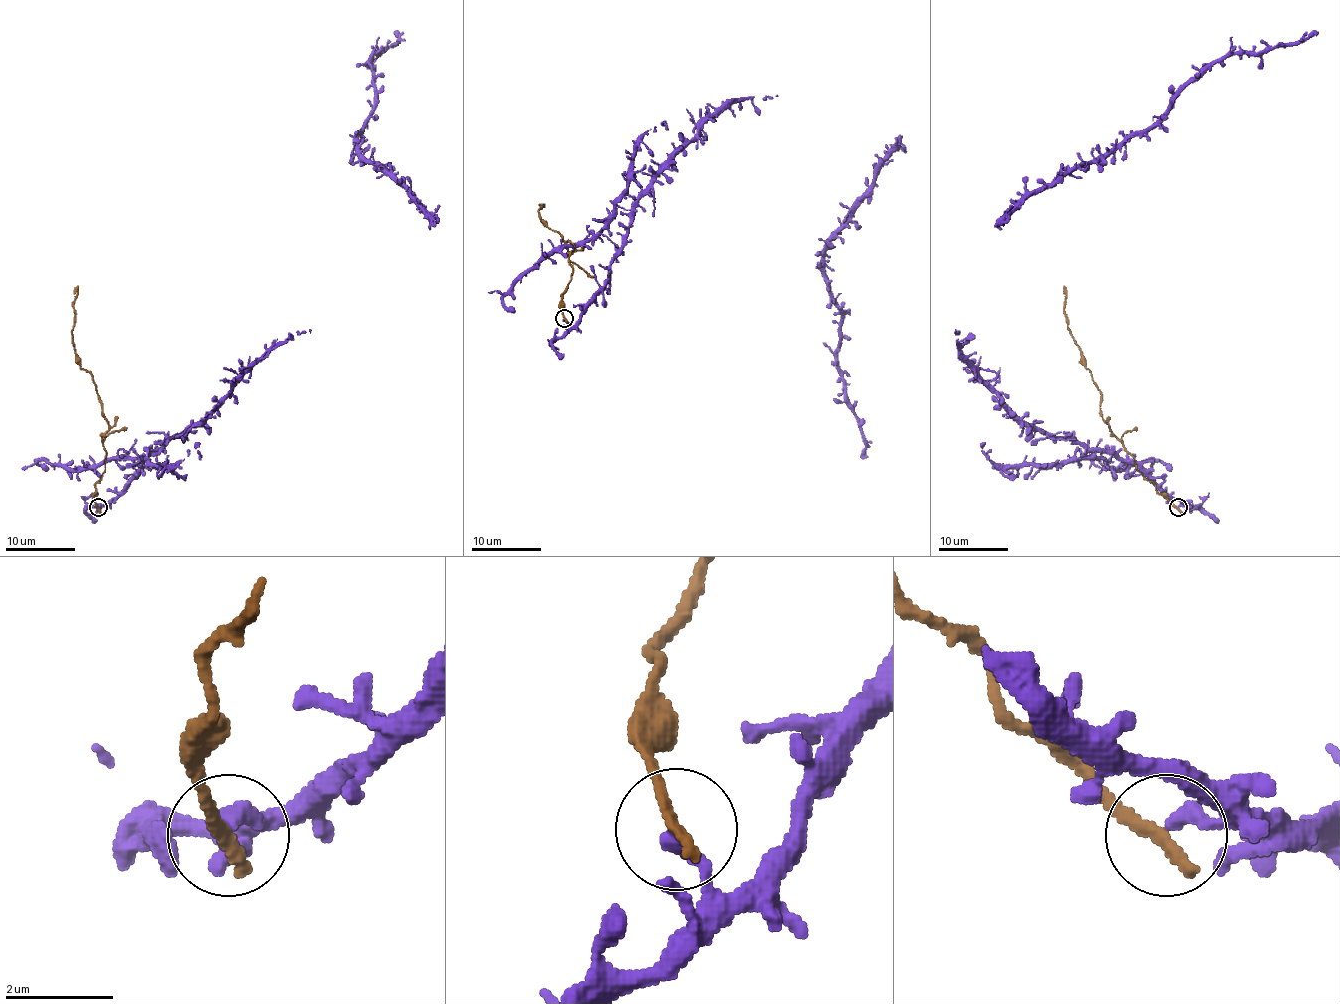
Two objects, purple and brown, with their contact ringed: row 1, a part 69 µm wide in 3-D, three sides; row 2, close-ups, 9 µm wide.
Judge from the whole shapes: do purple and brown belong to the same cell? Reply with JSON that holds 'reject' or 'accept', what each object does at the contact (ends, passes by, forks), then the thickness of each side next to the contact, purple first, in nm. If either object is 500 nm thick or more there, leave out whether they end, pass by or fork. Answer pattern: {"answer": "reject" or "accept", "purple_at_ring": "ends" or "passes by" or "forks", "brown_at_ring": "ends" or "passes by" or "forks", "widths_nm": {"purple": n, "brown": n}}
{"answer": "reject", "purple_at_ring": "ends", "brown_at_ring": "ends", "widths_nm": {"purple": 340, "brown": 280}}

